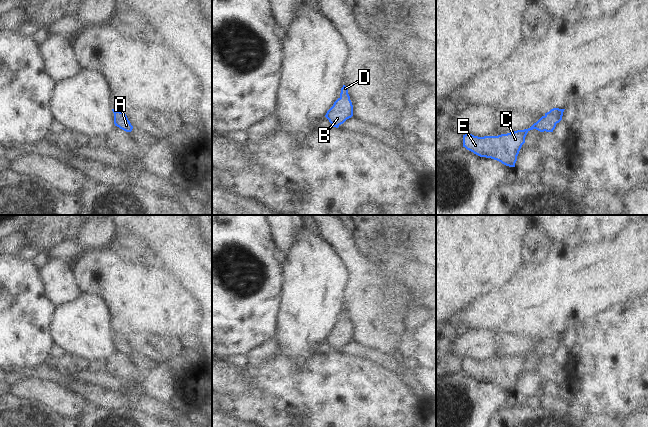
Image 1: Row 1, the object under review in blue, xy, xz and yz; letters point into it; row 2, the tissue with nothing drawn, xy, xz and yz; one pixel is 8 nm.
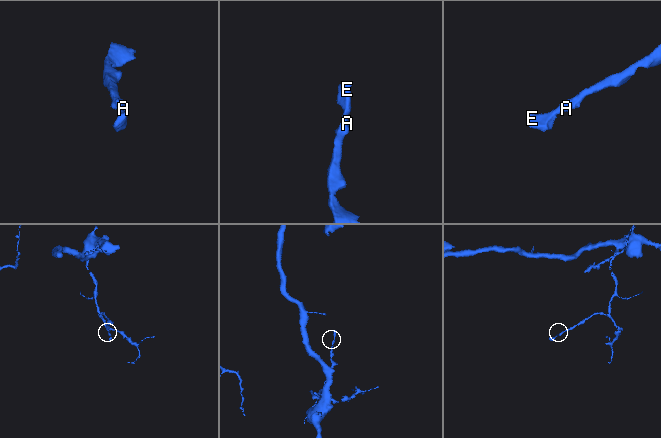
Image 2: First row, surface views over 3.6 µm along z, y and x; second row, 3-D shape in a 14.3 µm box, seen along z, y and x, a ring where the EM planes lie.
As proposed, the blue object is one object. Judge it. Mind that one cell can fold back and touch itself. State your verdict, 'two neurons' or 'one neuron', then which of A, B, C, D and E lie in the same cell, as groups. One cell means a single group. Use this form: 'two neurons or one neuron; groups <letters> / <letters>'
one neuron; groups A B C D E

